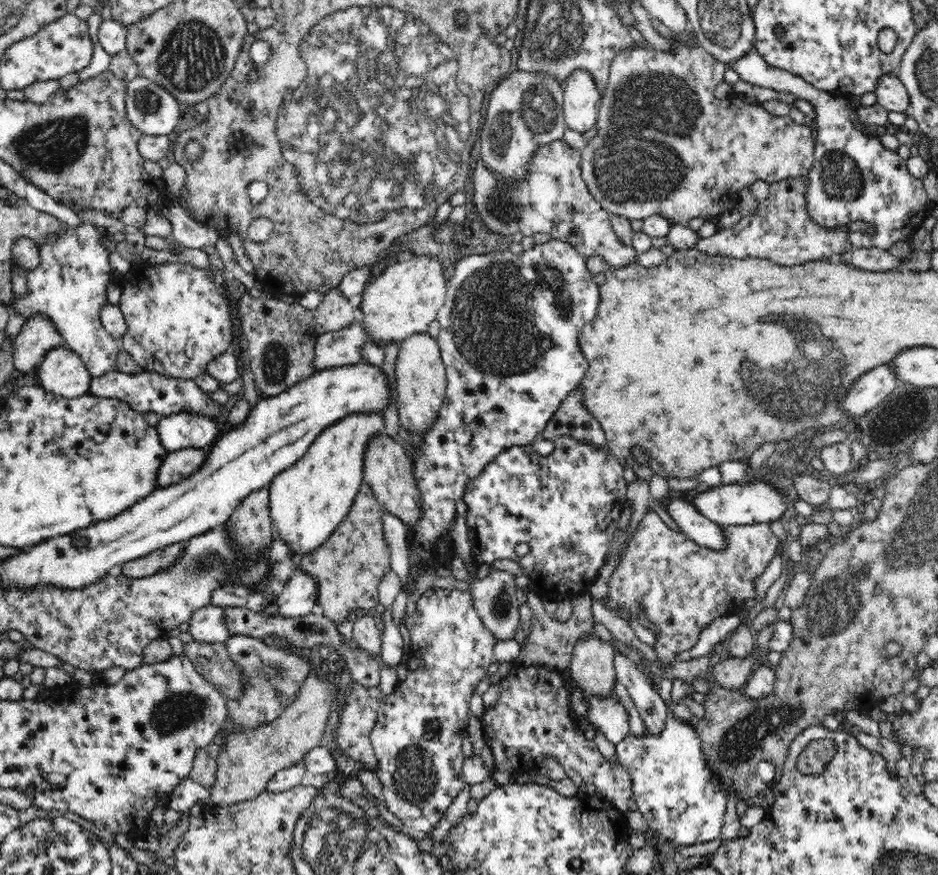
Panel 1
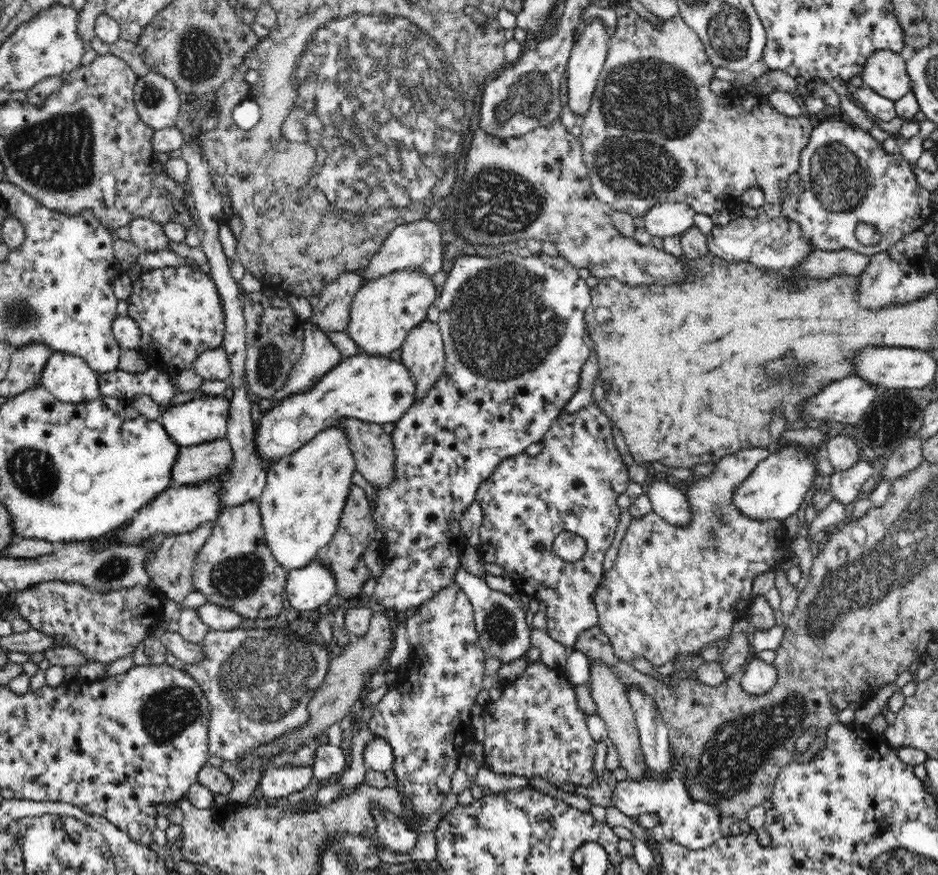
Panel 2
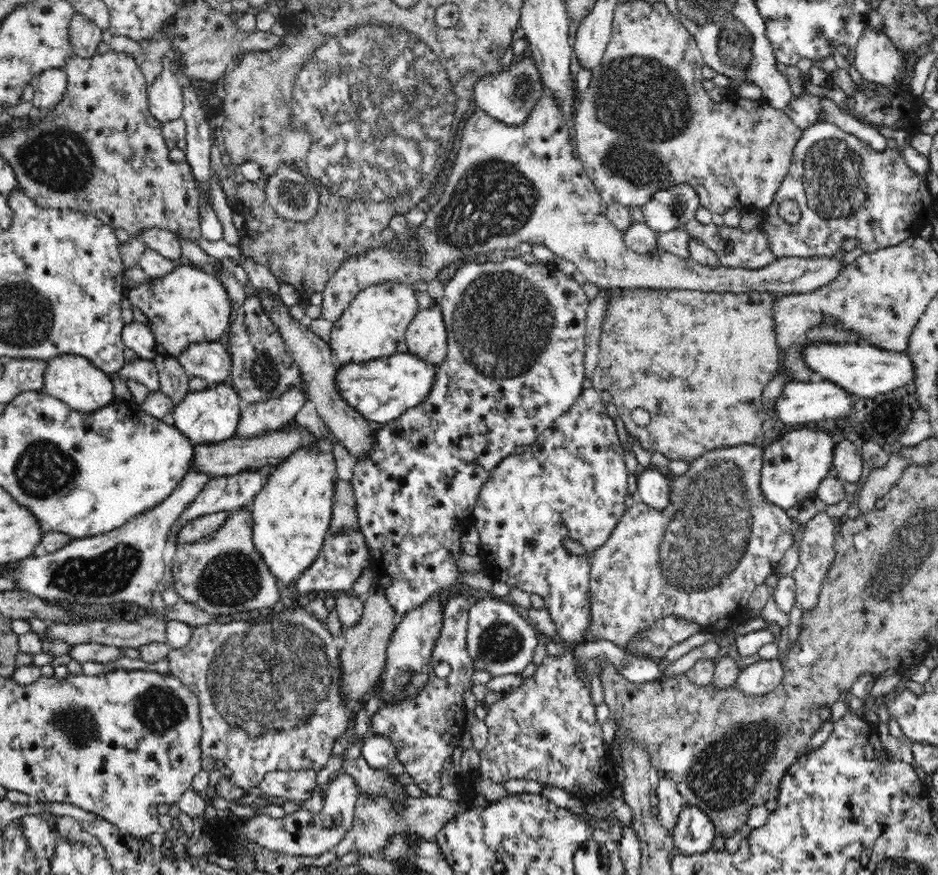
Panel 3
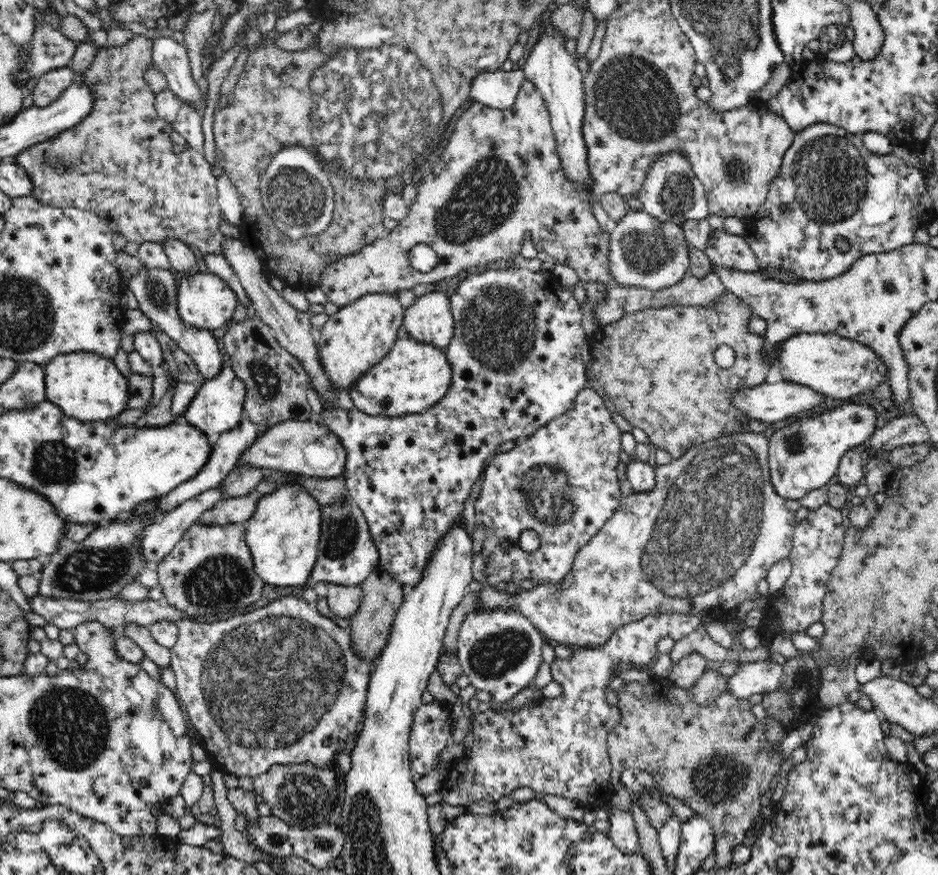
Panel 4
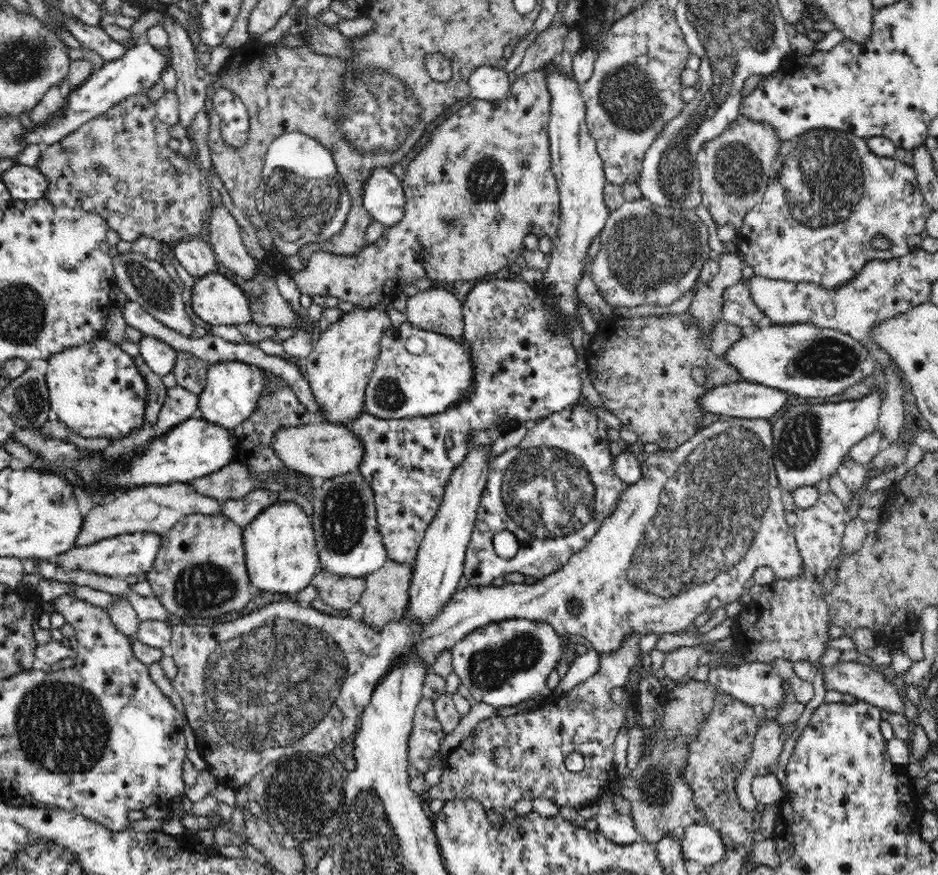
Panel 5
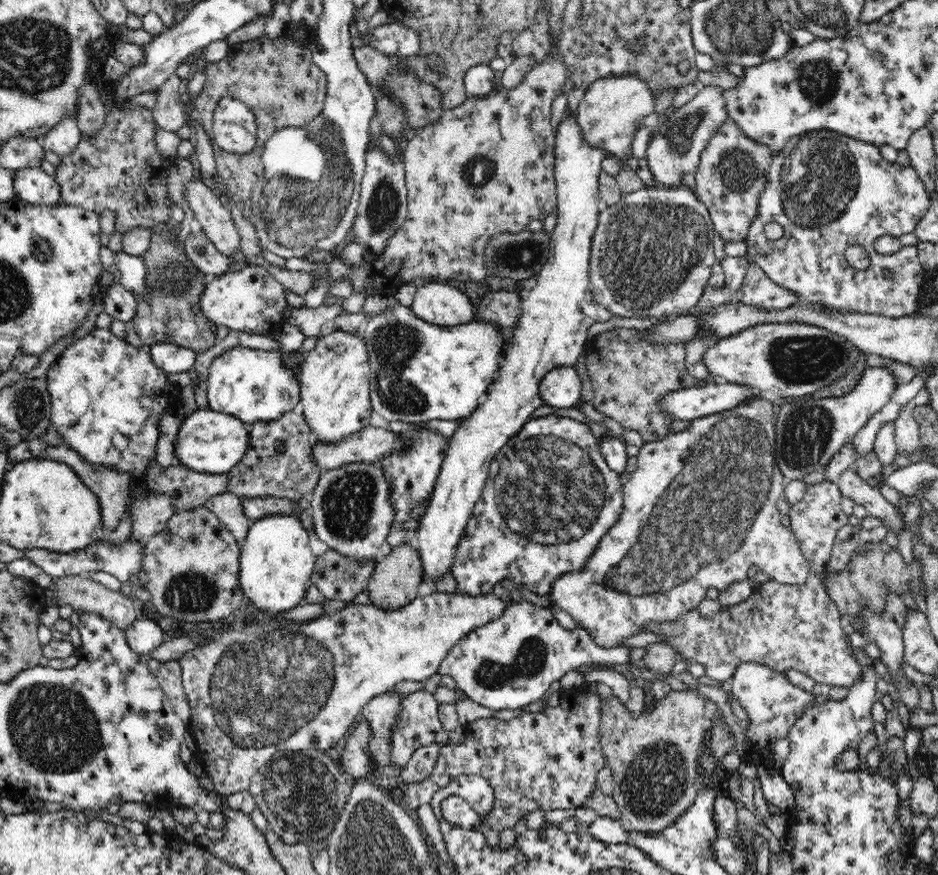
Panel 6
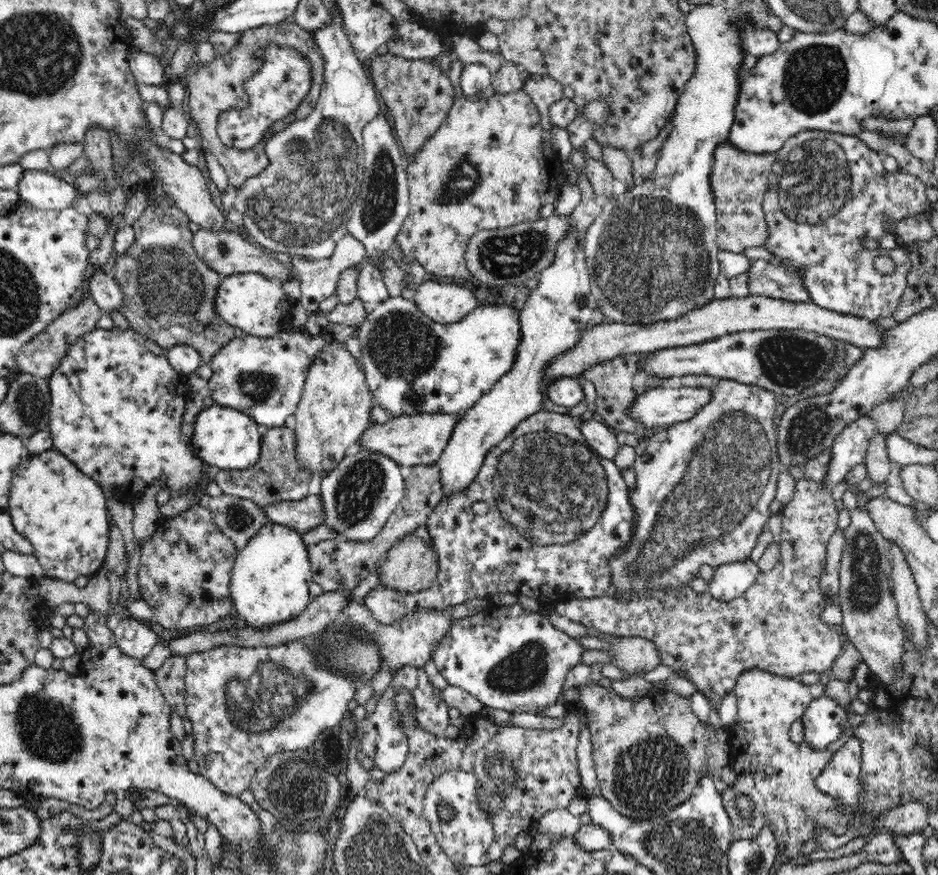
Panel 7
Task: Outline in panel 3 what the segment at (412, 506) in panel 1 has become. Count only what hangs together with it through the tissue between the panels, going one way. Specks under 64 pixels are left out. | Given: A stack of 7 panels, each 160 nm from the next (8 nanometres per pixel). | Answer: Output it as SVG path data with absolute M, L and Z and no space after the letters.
M269 292L255 294L261 301L261 306L265 309L265 313L269 315L272 324L276 325L276 330L280 333L281 340L288 350L289 356L299 366L302 372L302 380L307 386L308 398L314 403L316 410L324 421L325 426L331 430L333 436L338 440L348 452L360 458L360 454L368 454L368 450L372 450L372 430L368 421L355 409L352 408L343 398L338 387L336 387L336 374L339 373L330 361L330 347L315 332L312 332L308 323L298 322L290 316L290 310L281 299L274 297Z

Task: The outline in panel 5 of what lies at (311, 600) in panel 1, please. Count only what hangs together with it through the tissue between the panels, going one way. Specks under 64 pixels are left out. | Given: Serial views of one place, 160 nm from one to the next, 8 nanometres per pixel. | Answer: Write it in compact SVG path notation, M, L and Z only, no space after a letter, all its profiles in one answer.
M358 471L348 472L325 480L320 488L313 490L312 528L319 552L321 568L334 576L360 578L378 570L388 560L387 550L383 545L383 535L379 531L379 520L375 509L374 493L368 486L367 479Z

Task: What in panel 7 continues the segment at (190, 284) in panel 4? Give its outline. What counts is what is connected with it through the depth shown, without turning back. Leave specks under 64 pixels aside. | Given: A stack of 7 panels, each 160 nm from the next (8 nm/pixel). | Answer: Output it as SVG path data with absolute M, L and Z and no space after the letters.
M250 272L222 277L215 298L216 314L220 318L230 326L241 328L246 335L260 338L278 334L288 325L292 304L280 282Z

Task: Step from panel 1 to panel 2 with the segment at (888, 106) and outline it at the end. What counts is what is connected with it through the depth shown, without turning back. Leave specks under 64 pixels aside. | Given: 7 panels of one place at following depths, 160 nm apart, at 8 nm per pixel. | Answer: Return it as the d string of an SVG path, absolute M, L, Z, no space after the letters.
M874 50L864 62L861 77L865 86L892 102L911 91L906 61L892 50Z

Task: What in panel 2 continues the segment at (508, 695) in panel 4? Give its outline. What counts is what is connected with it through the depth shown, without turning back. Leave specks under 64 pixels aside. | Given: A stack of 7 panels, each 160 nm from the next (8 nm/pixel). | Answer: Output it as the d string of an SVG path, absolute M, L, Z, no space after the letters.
M461 565L457 570L455 582L472 603L478 641L485 656L497 656L502 663L524 658L532 647L531 629L528 628L526 614L517 597L488 587L484 578L469 573Z

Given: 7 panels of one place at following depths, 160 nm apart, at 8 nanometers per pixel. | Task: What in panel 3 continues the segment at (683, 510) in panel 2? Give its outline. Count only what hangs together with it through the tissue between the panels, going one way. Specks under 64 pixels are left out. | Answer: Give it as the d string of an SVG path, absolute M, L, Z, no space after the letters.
M644 468L636 474L637 477L637 500L646 503L647 506L658 508L664 511L664 506L668 503L669 484L666 476L652 468Z

